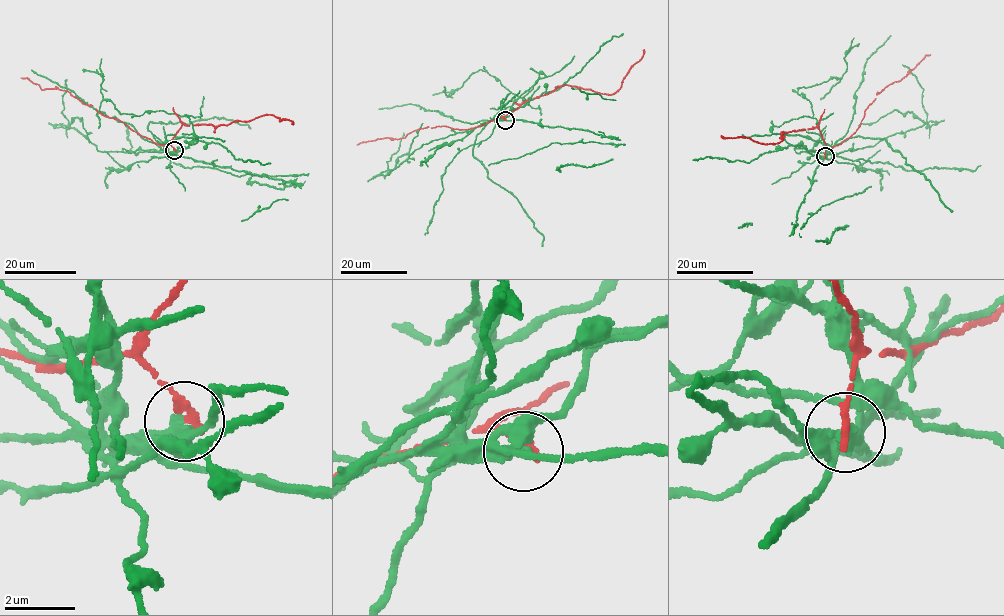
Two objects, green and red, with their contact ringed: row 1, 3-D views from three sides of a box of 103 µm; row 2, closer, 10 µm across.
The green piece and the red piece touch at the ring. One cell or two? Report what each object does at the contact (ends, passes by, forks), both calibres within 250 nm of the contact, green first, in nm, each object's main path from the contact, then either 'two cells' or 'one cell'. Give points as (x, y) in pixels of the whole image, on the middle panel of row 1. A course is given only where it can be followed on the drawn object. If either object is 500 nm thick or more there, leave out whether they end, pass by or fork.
green ends; red ends; calibres 360 and 240 nm; course green (505, 120), (497, 119), (500, 112), (543, 73), (522, 97), (478, 69), (450, 95), (453, 90), (432, 95); course red (505, 120), (503, 116), (528, 99), (546, 95), (566, 84), (612, 95), (620, 87), (621, 81), (644, 49); two cells

